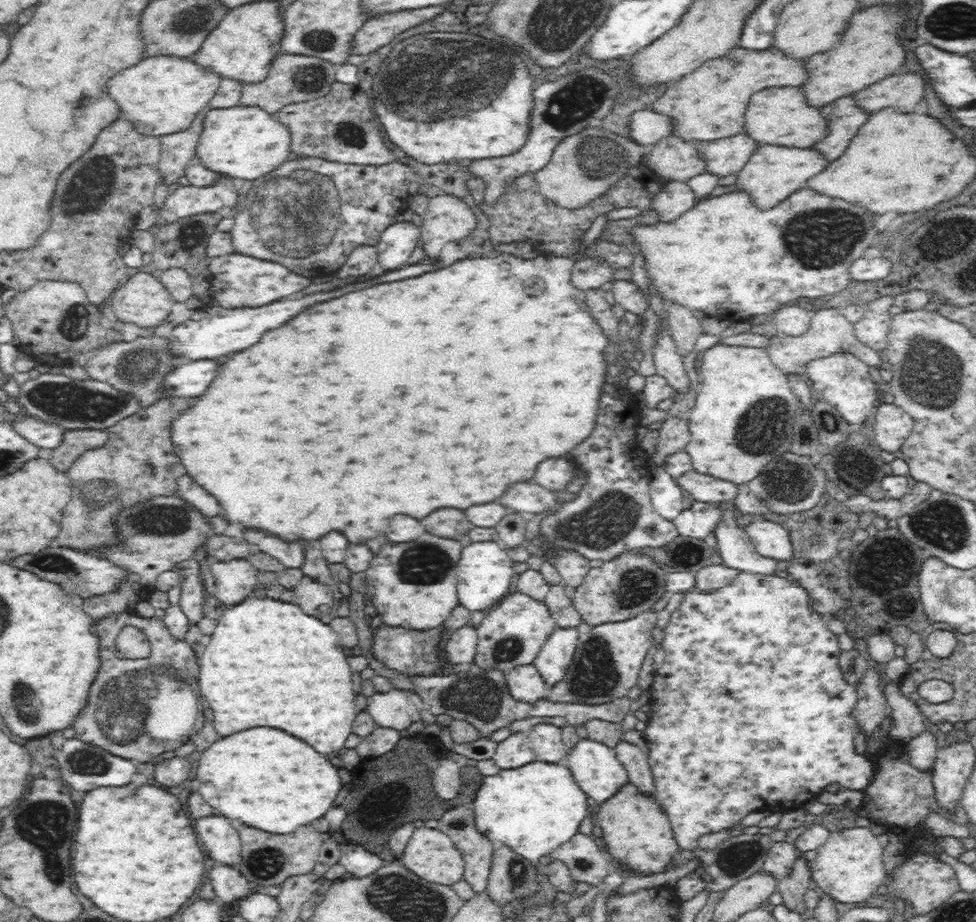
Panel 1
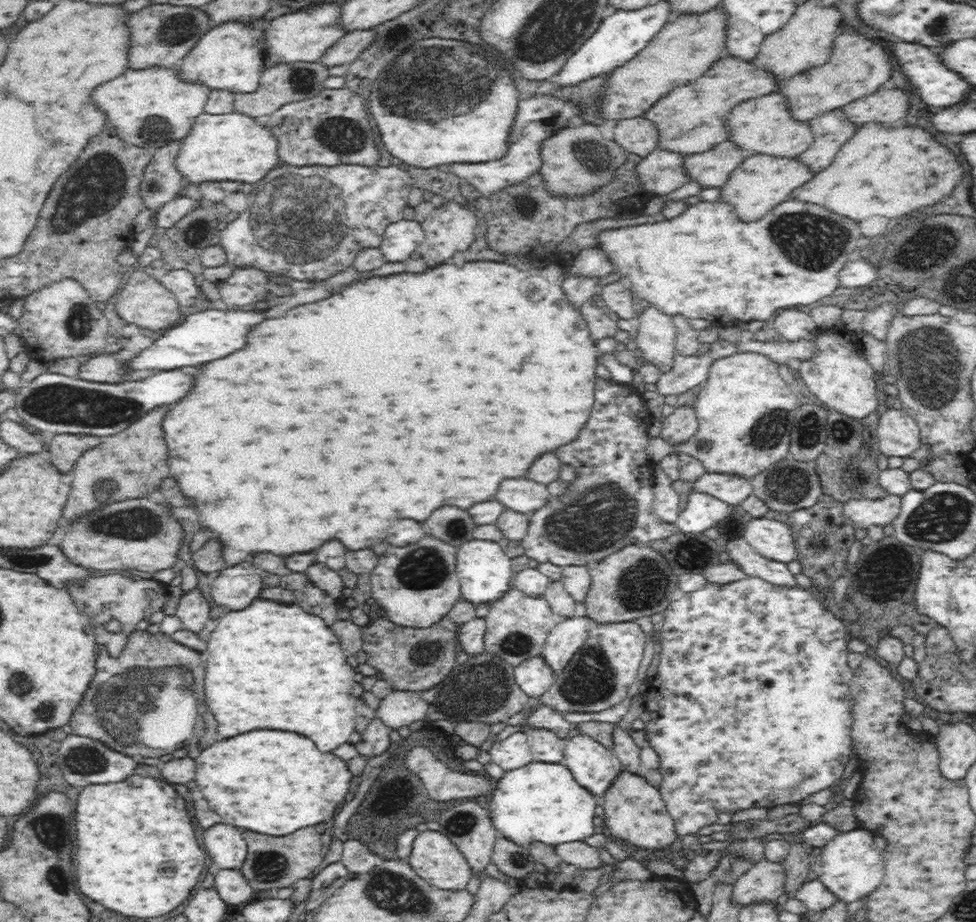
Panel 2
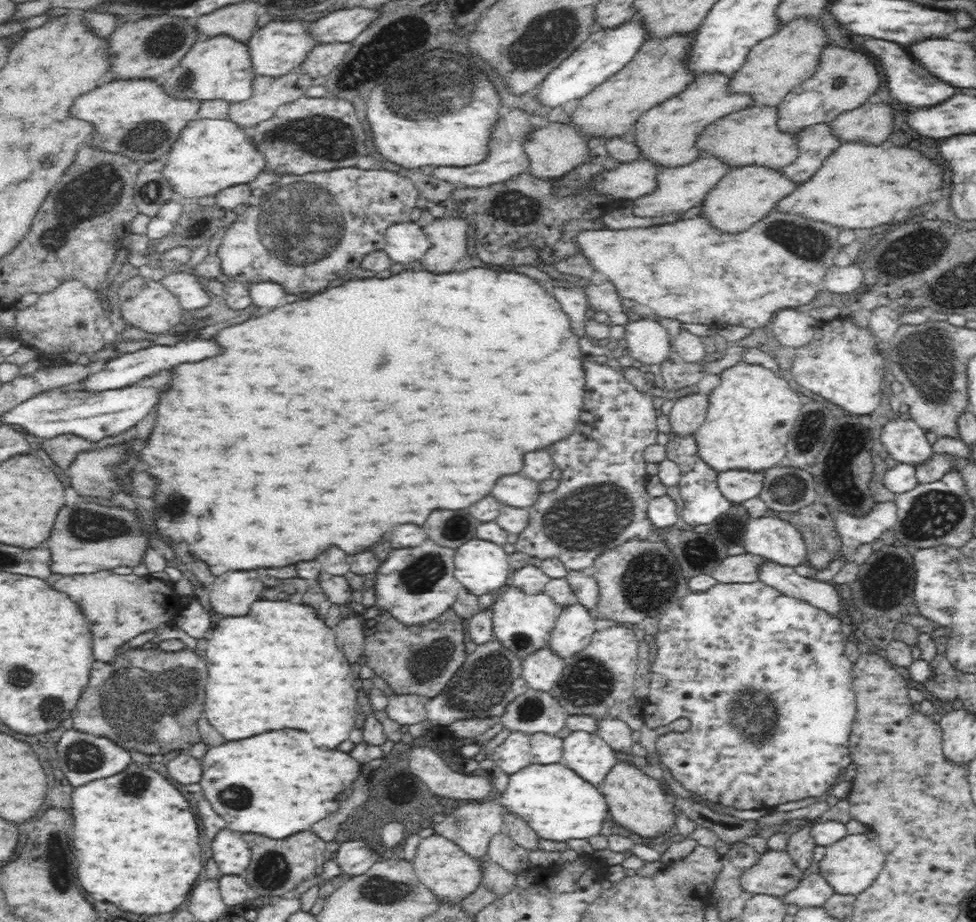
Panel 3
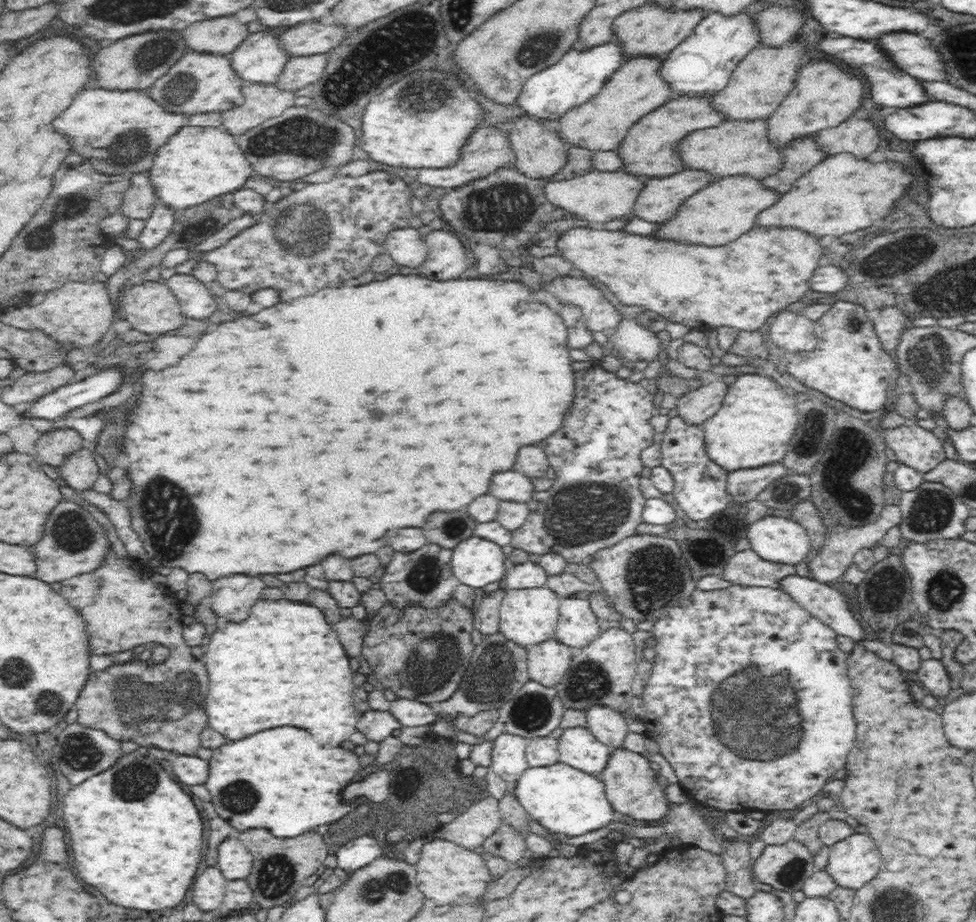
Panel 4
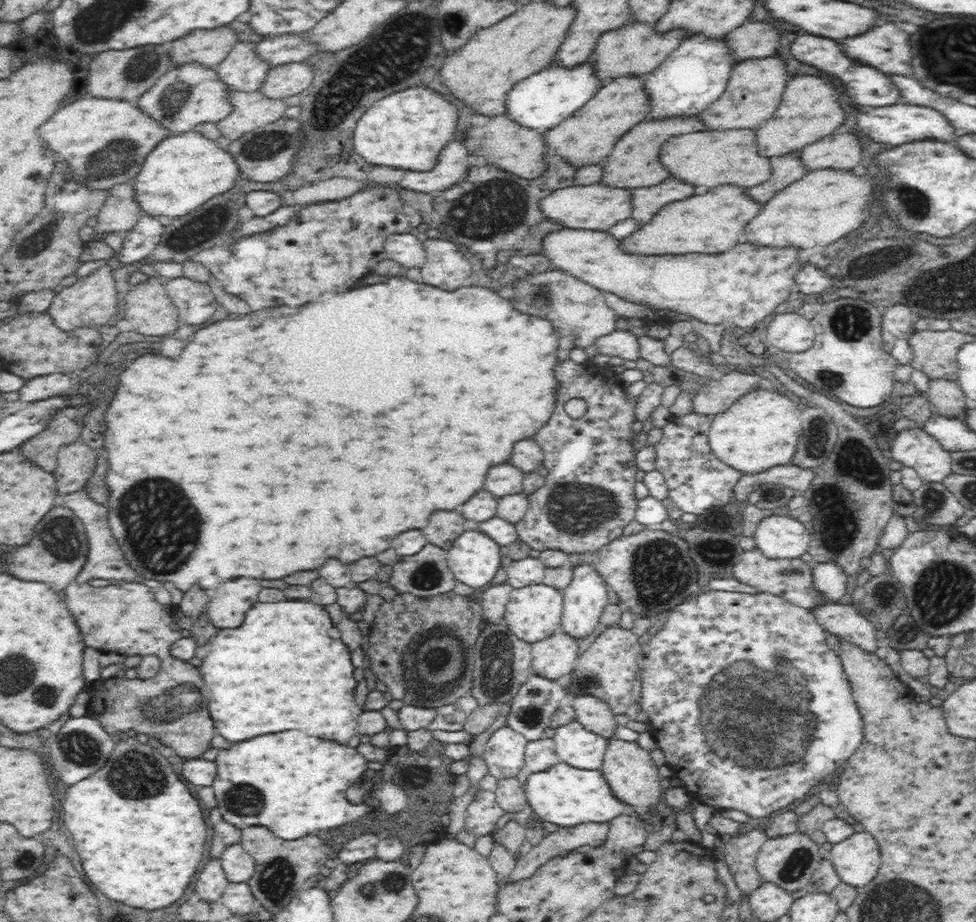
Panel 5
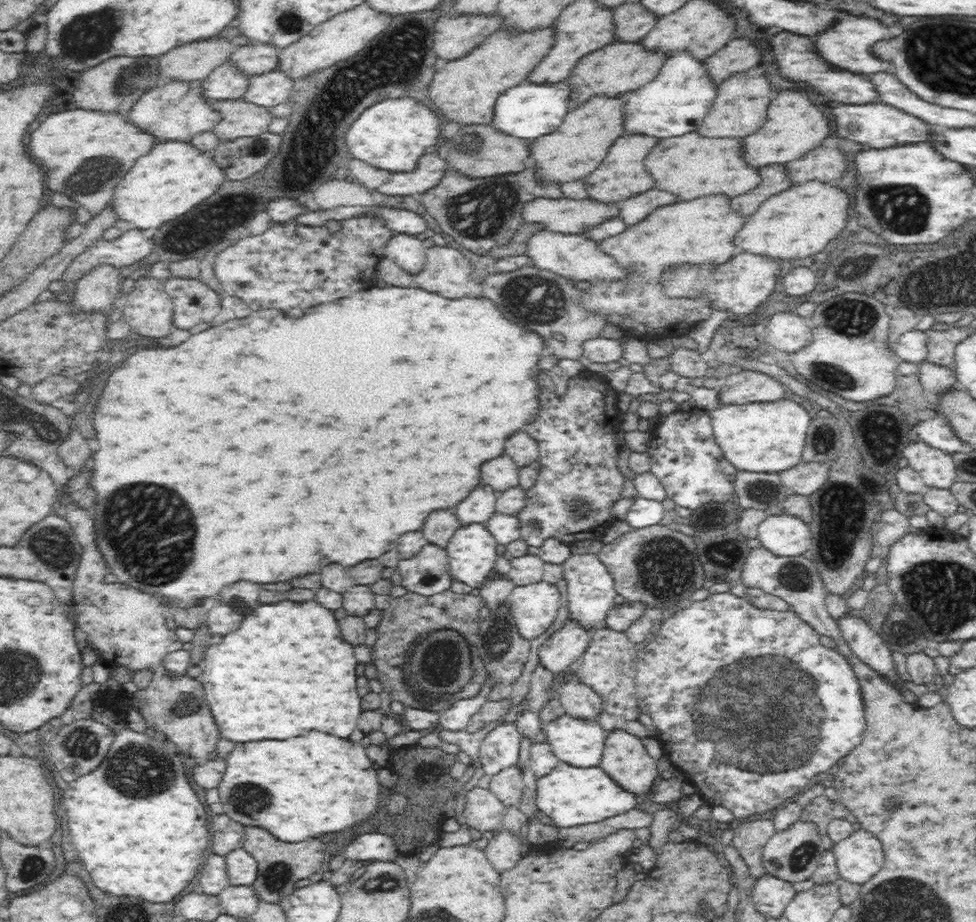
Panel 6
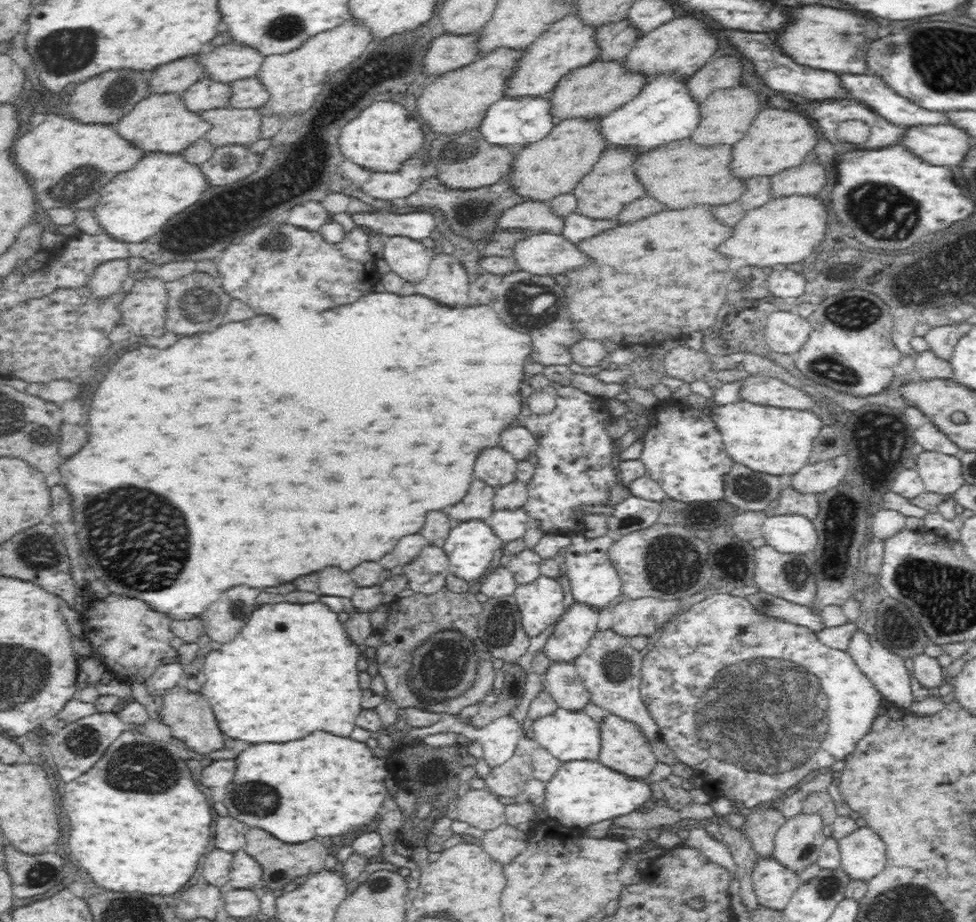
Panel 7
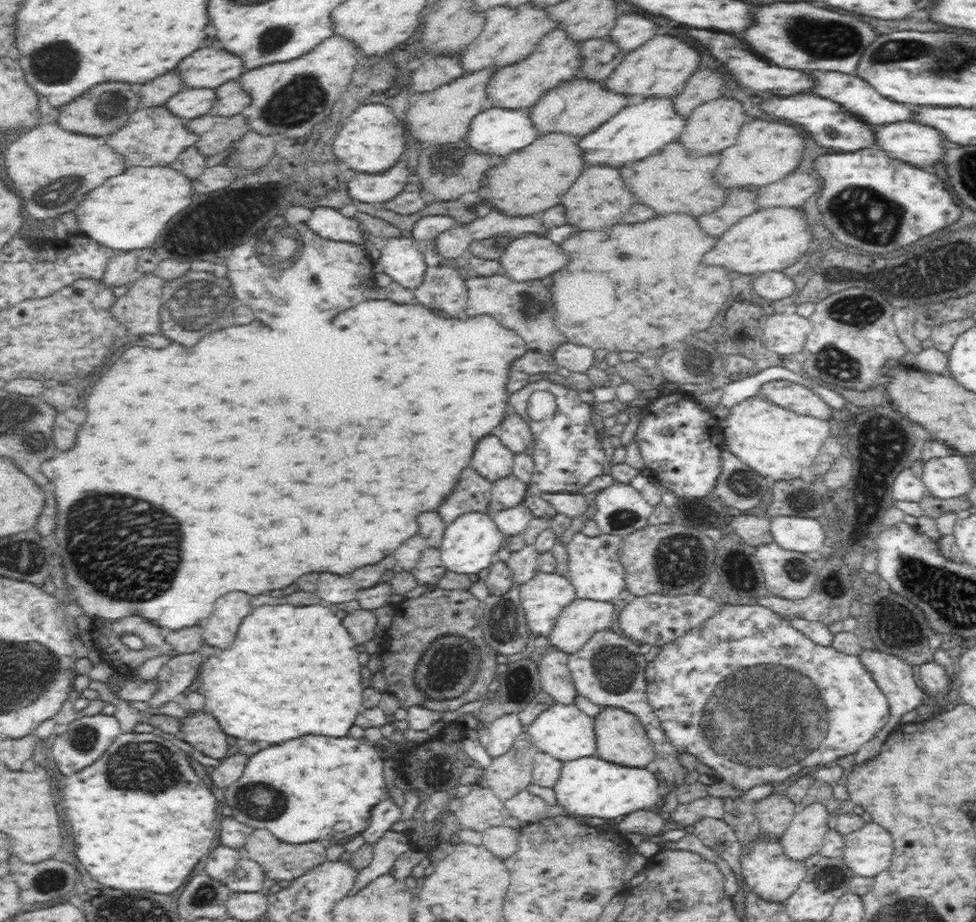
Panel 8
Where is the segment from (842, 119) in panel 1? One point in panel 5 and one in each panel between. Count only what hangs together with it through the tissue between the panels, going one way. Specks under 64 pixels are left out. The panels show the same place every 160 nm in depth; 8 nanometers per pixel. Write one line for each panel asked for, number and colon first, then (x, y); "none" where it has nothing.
2: (831, 130)
3: (814, 144)
4: (800, 156)
5: (785, 170)

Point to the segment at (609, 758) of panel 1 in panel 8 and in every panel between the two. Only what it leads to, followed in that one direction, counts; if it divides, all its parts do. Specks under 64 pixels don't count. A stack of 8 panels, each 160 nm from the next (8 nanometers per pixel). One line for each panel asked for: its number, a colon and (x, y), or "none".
2: (594, 766)
3: (585, 753)
4: (578, 747)
5: (575, 745)
6: (579, 742)
7: (569, 735)
8: (563, 731)

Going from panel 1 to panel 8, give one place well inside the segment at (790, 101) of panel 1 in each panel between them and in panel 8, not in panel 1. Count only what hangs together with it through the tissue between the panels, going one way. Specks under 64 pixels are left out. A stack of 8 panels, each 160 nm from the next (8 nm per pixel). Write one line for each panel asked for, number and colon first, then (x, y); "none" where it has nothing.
2: (763, 125)
3: (750, 137)
4: (734, 148)
5: (705, 160)
6: (687, 167)
7: (678, 175)
8: (669, 183)

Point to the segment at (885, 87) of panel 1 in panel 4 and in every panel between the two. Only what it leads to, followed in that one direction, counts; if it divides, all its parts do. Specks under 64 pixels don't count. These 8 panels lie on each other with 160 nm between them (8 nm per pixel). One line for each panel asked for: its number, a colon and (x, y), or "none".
2: (886, 107)
3: (870, 124)
4: (854, 136)

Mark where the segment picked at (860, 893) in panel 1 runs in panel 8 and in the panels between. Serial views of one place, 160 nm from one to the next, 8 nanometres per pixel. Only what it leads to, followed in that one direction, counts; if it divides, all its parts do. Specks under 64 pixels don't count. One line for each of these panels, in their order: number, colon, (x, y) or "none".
2: (851, 866)
3: (852, 864)
4: (854, 861)
5: (857, 859)
6: (859, 857)
7: (863, 852)
8: (868, 851)

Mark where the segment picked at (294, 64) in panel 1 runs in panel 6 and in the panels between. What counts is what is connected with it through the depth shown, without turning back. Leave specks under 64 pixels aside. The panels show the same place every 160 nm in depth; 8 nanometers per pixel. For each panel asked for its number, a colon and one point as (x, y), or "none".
2: (281, 85)
3: (269, 94)
4: (259, 102)
5: (250, 110)
6: (239, 119)

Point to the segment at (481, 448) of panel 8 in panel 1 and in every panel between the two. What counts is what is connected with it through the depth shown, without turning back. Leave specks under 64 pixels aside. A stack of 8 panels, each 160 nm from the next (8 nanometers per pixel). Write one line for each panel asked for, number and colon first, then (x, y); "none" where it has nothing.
1: (523, 496)
2: (520, 494)
3: (514, 490)
4: (509, 486)
5: (503, 479)
6: (502, 473)
7: (495, 466)

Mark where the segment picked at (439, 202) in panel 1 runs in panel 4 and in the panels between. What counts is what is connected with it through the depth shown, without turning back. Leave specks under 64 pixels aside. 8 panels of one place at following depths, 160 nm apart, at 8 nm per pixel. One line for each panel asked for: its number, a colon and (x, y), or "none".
2: (449, 230)
3: (447, 236)
4: (446, 260)

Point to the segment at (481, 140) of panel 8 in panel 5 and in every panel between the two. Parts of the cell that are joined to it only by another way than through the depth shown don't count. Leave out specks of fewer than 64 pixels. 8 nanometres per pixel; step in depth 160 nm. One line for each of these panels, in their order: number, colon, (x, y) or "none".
5: (540, 102)
6: (527, 112)
7: (511, 122)

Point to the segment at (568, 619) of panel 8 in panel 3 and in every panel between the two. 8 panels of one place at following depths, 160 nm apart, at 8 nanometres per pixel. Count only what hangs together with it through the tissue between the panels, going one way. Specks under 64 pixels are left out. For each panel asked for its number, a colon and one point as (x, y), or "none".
3: (542, 670)
4: (548, 661)
5: (556, 655)
6: (564, 648)
7: (577, 625)

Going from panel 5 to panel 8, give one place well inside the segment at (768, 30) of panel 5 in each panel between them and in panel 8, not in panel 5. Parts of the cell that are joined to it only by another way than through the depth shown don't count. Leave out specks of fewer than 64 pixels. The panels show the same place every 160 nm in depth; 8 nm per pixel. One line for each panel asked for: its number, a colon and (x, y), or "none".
6: (738, 56)
7: (721, 72)
8: (703, 86)

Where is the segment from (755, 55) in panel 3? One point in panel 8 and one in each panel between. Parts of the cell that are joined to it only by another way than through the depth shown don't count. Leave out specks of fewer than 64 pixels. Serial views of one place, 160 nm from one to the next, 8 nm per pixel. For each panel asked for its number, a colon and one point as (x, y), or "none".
4: (762, 81)
5: (755, 87)
6: (739, 109)
7: (724, 116)
8: (711, 127)

